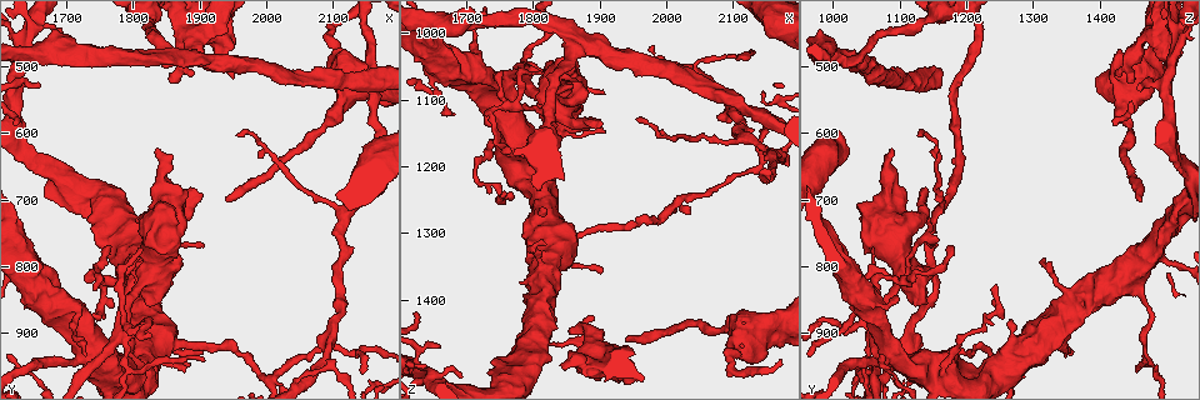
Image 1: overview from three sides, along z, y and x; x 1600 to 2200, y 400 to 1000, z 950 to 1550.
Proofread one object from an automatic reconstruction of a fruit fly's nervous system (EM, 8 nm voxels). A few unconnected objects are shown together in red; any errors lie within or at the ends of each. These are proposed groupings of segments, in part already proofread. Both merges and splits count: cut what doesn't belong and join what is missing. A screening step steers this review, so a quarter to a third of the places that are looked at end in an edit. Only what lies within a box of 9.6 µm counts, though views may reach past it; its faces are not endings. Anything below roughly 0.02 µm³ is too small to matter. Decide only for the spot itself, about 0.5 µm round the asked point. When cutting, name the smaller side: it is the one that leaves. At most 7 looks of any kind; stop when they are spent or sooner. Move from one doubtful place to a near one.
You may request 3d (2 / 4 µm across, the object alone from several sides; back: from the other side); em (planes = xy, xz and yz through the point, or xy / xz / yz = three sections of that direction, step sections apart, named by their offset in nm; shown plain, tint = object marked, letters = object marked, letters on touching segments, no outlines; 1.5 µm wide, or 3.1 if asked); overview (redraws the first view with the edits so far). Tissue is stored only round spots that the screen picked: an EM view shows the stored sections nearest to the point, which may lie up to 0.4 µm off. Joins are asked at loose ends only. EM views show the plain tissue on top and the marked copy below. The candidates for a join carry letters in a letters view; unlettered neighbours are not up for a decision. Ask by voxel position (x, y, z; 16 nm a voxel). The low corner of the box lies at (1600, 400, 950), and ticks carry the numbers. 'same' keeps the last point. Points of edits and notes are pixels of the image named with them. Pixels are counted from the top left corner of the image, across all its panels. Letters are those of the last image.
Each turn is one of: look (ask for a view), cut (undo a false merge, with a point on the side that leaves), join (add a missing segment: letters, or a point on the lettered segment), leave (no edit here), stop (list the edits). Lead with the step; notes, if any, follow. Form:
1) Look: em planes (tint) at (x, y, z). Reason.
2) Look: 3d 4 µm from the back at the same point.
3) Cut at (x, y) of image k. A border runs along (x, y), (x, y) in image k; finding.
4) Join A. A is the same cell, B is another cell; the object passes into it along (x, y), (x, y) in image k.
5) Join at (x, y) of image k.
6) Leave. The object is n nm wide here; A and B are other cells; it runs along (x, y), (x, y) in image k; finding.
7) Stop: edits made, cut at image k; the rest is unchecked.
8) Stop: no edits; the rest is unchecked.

Look: 3d 4 µm at (1855, 515, 1440).

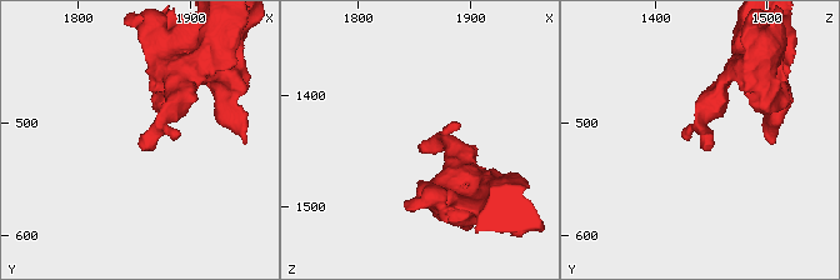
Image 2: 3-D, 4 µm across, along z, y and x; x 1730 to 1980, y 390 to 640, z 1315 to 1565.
Look: em planes (letters) at (1852, 520, 1442).

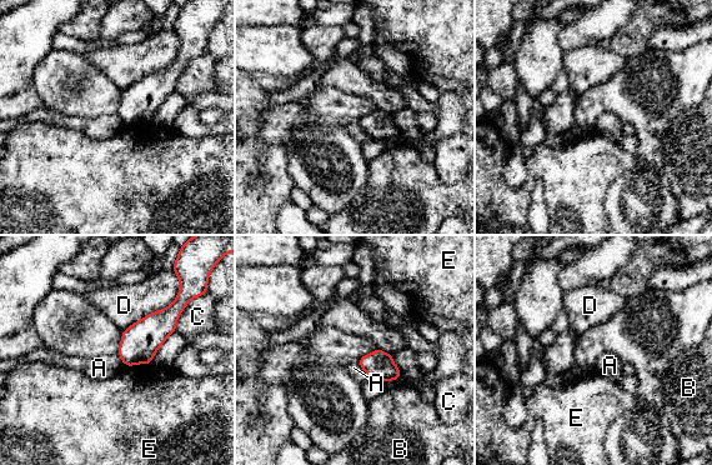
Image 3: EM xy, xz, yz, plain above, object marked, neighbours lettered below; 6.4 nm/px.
Leave. The object is 180 nm wide here; A, B, C, D and E are other cells; a border runs along (357, 361), (370, 378) in image 3; none of them fits.

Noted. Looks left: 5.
Look: 3d 4 µm at (1895, 680, 1130). Free end.

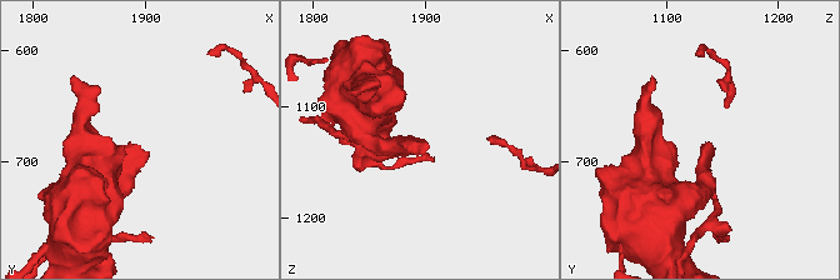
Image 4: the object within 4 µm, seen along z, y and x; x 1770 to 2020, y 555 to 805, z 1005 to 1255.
Look: em planes (letters) at (1894, 684, 1130).

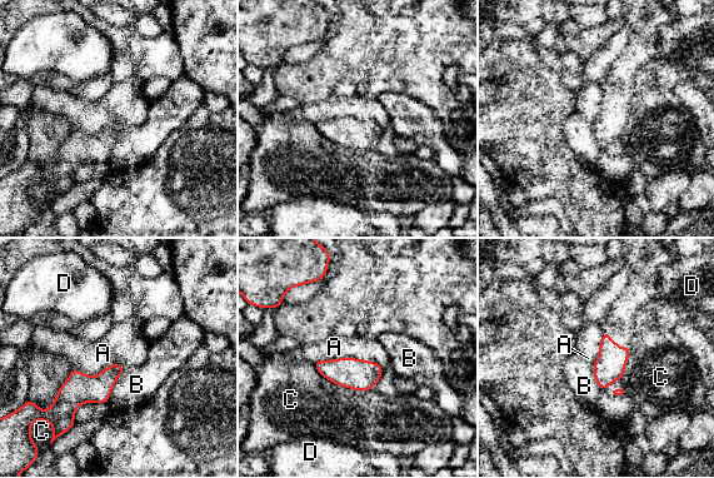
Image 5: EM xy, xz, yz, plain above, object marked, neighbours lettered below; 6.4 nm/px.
Leave. A, B, C and D are other cells; a border runs along (125, 367), (73, 369) in image 5; no lettered segment goes on from it.

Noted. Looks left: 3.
Look: 3d 4 µm from the back at (1665, 845, 1095). Thick end.

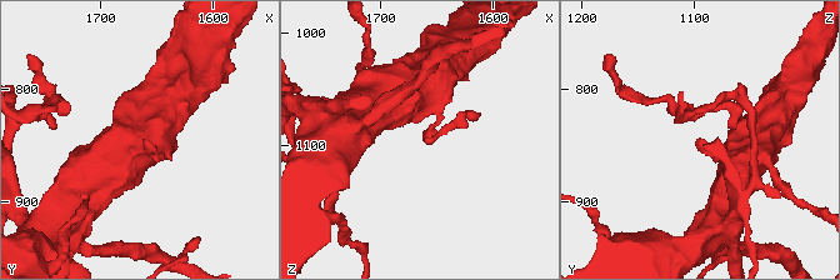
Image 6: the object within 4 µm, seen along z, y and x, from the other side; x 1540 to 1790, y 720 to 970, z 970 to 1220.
Look: em planes (letters) at (1664, 848, 1098). Shape alone is not enough.

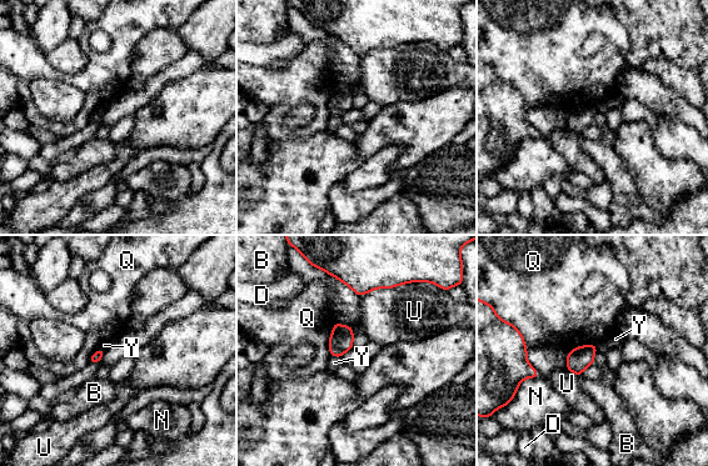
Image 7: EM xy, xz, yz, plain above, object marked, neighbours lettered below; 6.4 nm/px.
Leave. The longest contact is with U, 300 nm; B, D, N, Q, U and Y are other cells; none of them fits.

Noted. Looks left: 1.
Stop: no edits; the rest is unchecked.

